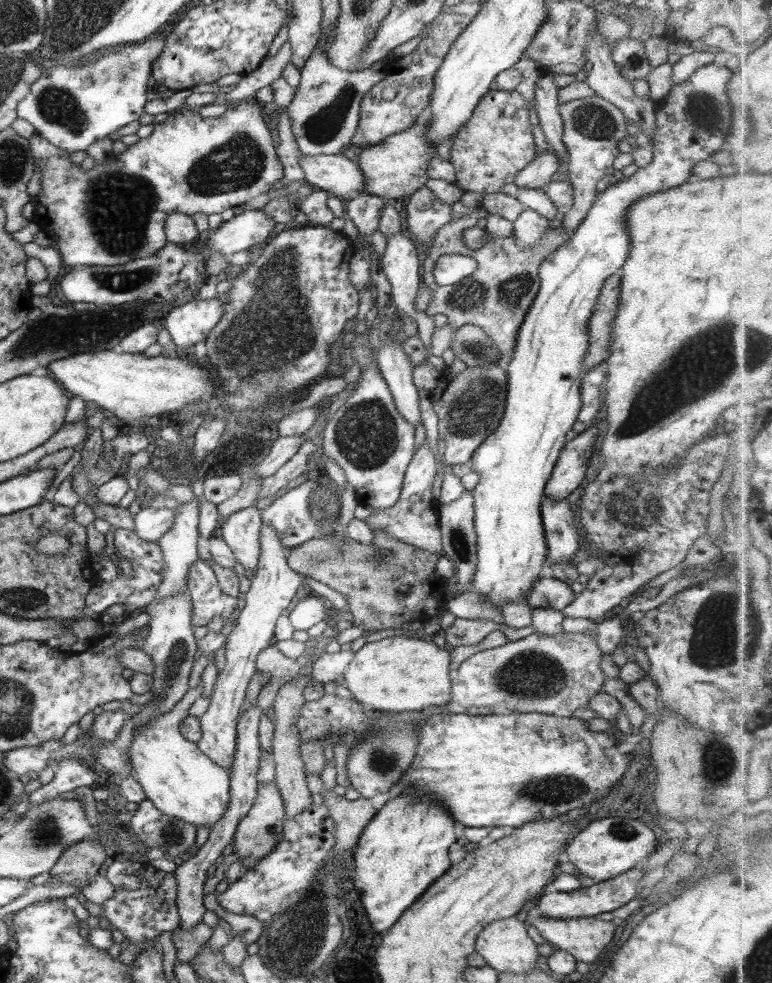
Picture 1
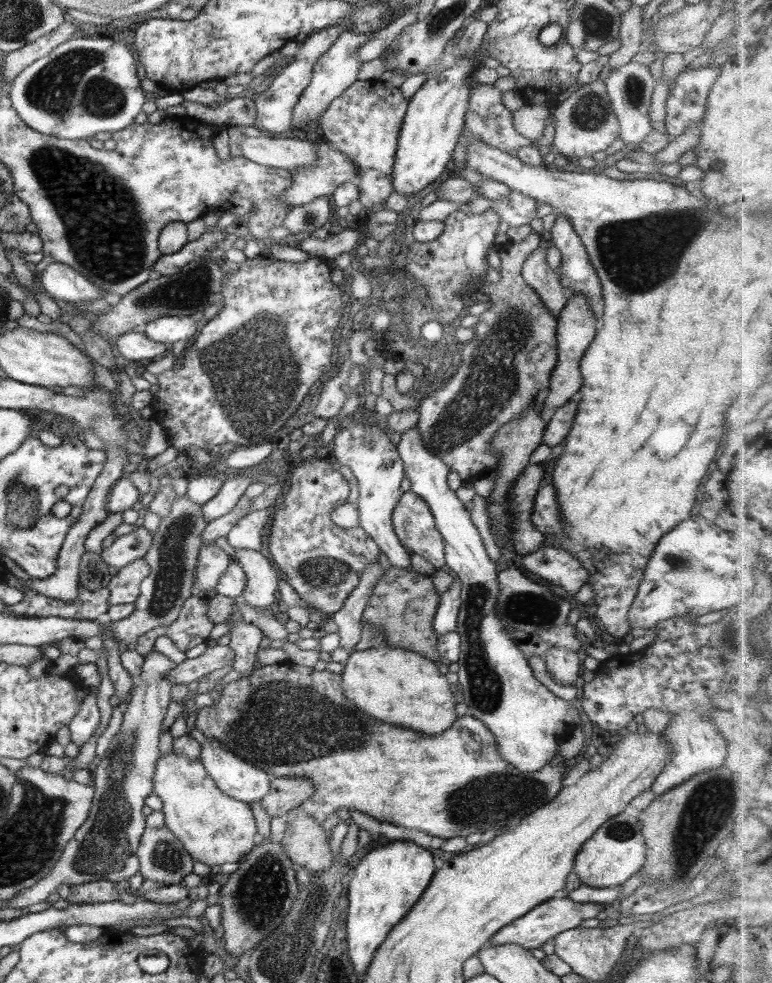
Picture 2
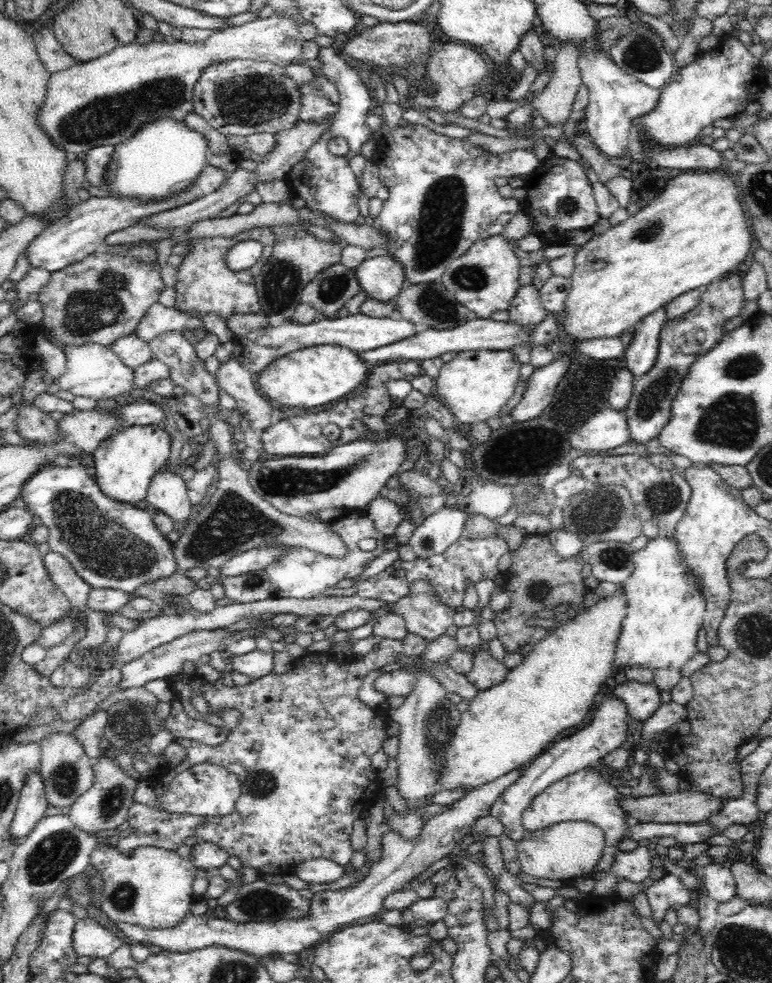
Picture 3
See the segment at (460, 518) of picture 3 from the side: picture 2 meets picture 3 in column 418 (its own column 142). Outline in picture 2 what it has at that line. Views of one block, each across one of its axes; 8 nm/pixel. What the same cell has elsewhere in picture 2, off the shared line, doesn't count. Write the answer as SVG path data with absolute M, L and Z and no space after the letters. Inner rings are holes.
M142 524L133 532L122 535L114 540L101 553L103 562L108 567L123 568L135 560L142 559L150 550L153 534Z

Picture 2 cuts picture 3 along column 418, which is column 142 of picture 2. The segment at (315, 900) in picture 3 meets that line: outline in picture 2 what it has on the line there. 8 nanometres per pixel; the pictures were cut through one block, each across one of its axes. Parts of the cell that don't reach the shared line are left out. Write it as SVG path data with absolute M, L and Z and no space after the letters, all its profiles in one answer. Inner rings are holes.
M153 811L146 816L145 829L141 834L140 844L135 851L139 858L139 871L142 876L145 880L157 882L159 886L180 883L184 876L192 872L192 865L195 862L191 854L176 838L176 835L171 830L168 830L162 811Z

